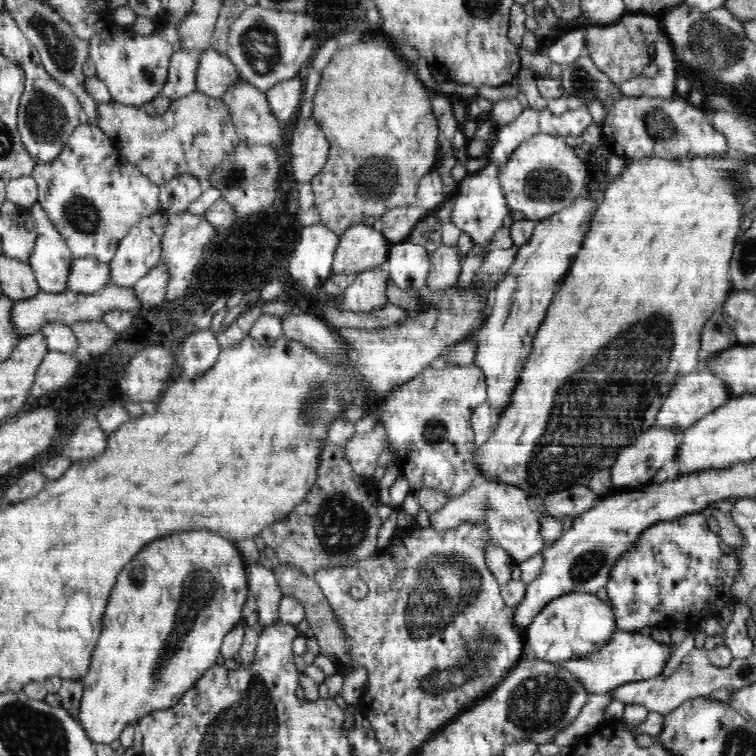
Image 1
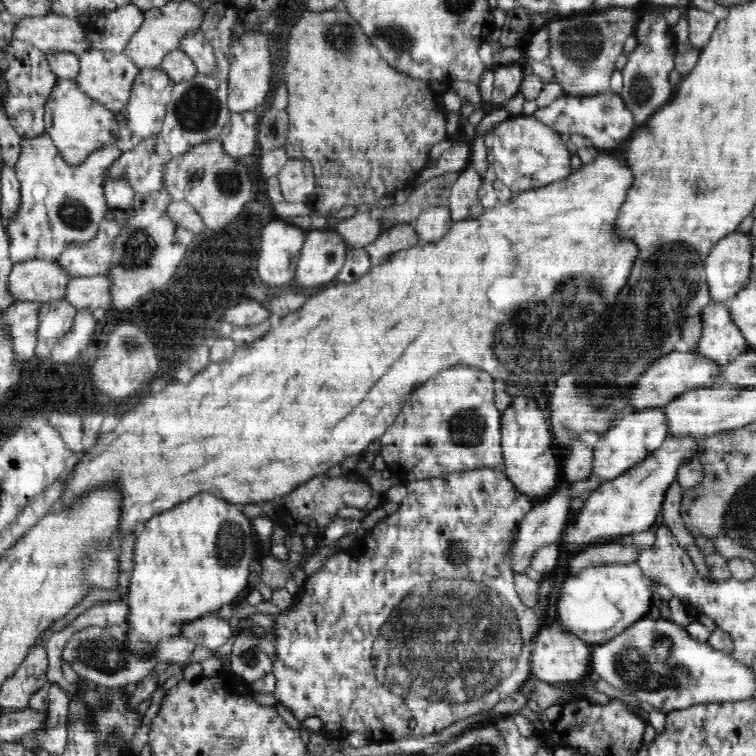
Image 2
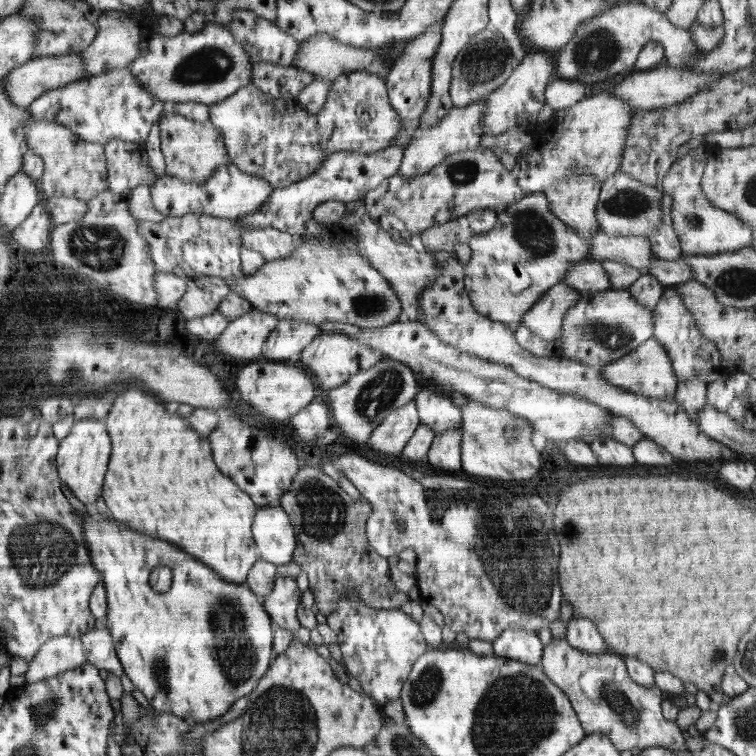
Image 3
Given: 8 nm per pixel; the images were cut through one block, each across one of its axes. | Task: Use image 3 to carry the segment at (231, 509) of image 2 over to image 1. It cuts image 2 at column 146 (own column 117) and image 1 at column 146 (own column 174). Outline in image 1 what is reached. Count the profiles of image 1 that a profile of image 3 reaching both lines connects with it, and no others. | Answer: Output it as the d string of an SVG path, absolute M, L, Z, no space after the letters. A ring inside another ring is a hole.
M208 530L174 534L150 542L120 574L105 609L101 633L94 647L90 668L83 682L79 723L89 739L110 744L118 740L128 724L138 724L140 718L154 710L173 707L184 692L216 665L224 637L240 622L247 601L247 566L242 554L230 540ZM132 570L144 572L142 584L134 586Z

